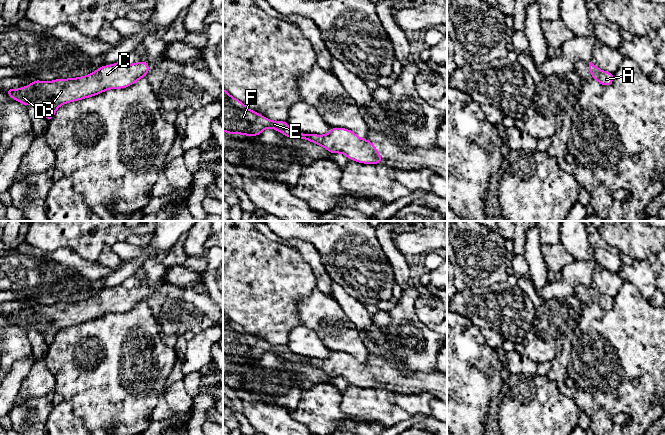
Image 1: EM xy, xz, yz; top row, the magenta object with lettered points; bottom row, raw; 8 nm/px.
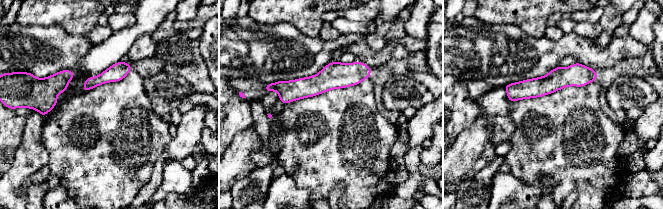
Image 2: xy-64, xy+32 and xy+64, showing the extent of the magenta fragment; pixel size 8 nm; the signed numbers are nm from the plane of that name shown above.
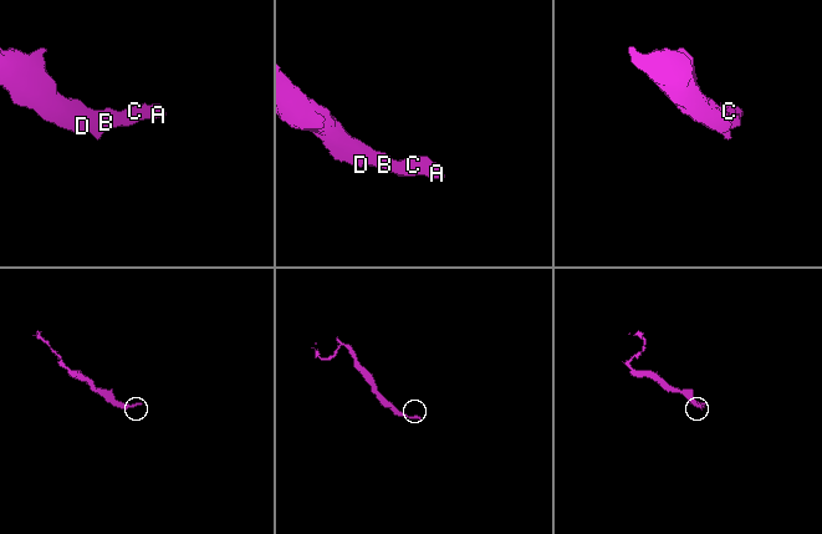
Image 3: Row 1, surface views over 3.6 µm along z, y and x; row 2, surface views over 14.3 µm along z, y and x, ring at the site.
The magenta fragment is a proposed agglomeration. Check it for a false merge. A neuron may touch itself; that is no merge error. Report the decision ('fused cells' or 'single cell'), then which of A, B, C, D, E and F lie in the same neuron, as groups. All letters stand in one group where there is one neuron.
single cell; groups A B C D E F

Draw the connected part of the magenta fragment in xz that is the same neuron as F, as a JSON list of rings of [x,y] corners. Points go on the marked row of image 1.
[[[223,88],[223,131],[229,134],[257,136],[268,127],[289,138],[309,140],[324,147],[330,153],[343,153],[356,162],[379,164],[382,161],[374,144],[358,137],[351,130],[334,127],[326,135],[302,134],[293,130],[287,122],[271,121],[250,110]]]

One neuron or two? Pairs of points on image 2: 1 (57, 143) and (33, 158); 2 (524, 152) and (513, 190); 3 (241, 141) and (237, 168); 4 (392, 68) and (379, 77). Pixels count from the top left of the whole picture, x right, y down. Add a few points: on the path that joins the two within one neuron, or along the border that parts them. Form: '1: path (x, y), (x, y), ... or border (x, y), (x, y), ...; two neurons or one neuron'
1: border (43, 126), (42, 144), (48, 155), (47, 166); two neurons
2: border (510, 172), (528, 184), (537, 187); two neurons
3: path (241, 148), (237, 155), (237, 161); one neuron
4: path (389, 68), (382, 74); one neuron

